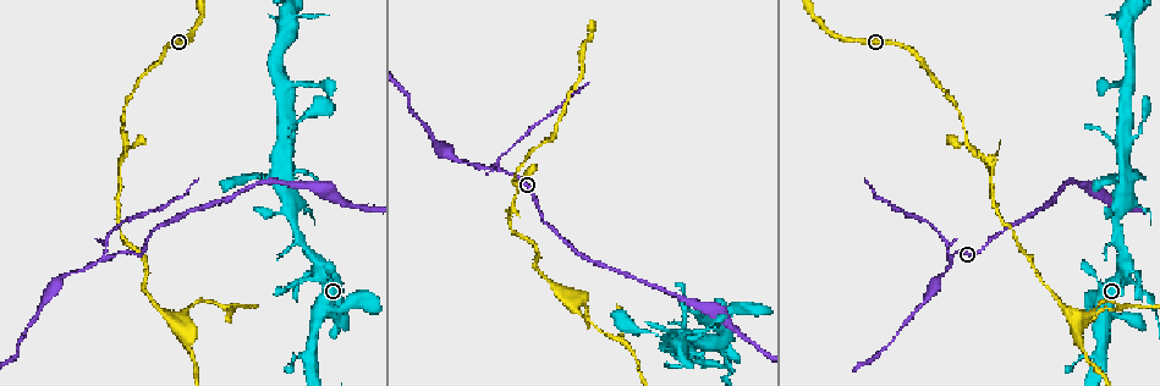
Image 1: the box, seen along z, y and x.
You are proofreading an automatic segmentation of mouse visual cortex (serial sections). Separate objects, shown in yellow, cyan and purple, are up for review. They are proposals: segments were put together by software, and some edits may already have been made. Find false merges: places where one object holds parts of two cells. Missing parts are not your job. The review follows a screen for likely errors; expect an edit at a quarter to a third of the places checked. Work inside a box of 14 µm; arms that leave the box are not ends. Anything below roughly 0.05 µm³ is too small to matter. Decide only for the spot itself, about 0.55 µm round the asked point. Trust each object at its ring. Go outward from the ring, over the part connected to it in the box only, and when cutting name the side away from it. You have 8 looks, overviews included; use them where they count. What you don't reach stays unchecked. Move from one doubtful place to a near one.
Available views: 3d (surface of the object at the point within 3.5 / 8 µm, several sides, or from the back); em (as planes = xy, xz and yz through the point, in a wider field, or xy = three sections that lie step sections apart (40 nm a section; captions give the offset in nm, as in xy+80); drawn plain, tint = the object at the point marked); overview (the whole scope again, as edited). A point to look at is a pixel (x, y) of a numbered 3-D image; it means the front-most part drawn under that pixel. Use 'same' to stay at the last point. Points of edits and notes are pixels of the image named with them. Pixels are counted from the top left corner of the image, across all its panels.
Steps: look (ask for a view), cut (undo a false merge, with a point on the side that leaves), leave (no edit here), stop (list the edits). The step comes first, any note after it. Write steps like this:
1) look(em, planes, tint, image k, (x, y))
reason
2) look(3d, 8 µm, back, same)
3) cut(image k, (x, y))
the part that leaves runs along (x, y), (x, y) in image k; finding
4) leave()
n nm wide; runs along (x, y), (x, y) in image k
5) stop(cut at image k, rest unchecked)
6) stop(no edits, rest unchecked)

look(3d, 3.5 µm, image 1, (107, 258))
narrows sharply

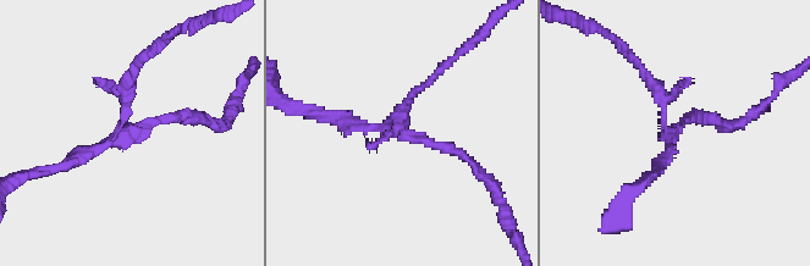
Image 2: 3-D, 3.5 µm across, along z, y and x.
look(em, xy, step 1, plain, image 2, (126, 134))
shape alone is not enough

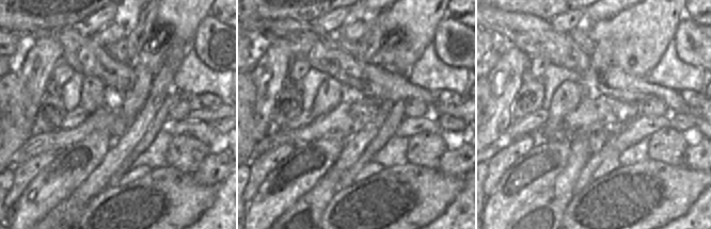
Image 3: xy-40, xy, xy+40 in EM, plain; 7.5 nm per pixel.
look(em, xy, step 1, tint, same)
where the object lies

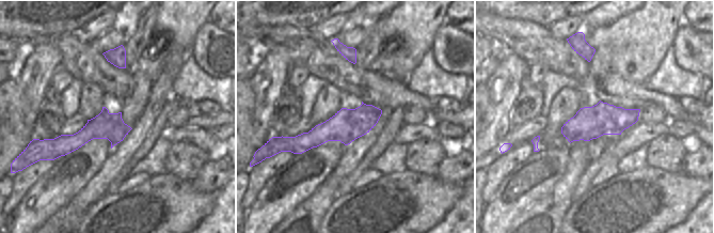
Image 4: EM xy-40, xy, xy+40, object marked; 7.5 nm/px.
cut(image 2, (125, 90))
a second cell is stuck on

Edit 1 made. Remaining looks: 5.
look(3d, 3.5 µm, image 1, (989, 161))
abrupt turn

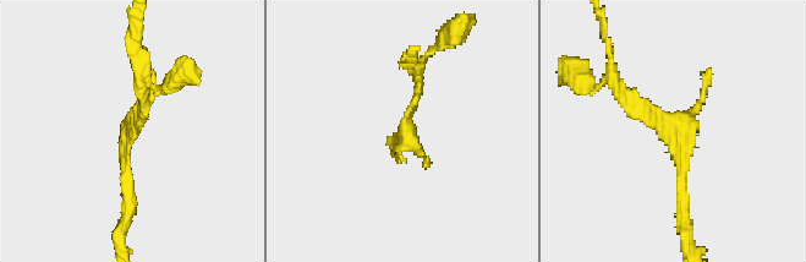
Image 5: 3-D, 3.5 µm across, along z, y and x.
look(em, xy, step 1, plain, image 5, (682, 133))

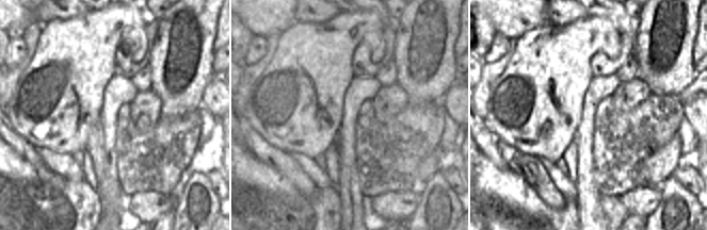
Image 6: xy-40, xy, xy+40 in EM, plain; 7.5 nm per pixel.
look(em, xy, step 1, tint, same)

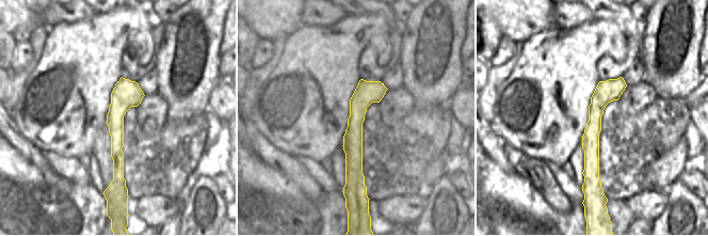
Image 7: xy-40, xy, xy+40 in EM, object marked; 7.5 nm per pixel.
leave()
180 nm wide; runs along (621, 80), (596, 107), (589, 187) in image 7; all the same cell

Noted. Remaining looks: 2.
look(3d, 3.5 µm, image 1, (562, 293))

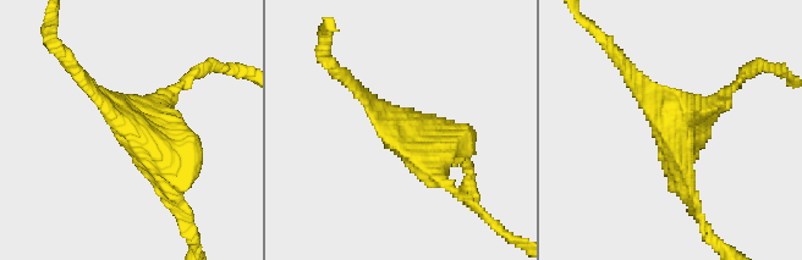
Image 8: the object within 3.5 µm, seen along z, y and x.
look(em, xy, step 5, tint, image 8, (406, 122))
need the tissue

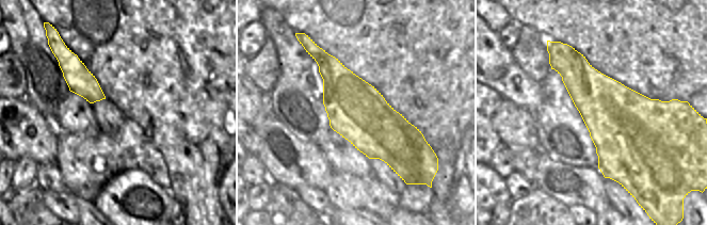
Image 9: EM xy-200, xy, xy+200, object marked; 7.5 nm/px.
leave()
arms of 150, 250, 300, 350 nm; continuous, no second cell

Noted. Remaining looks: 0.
stop(cut at image 2, rest unchecked)

